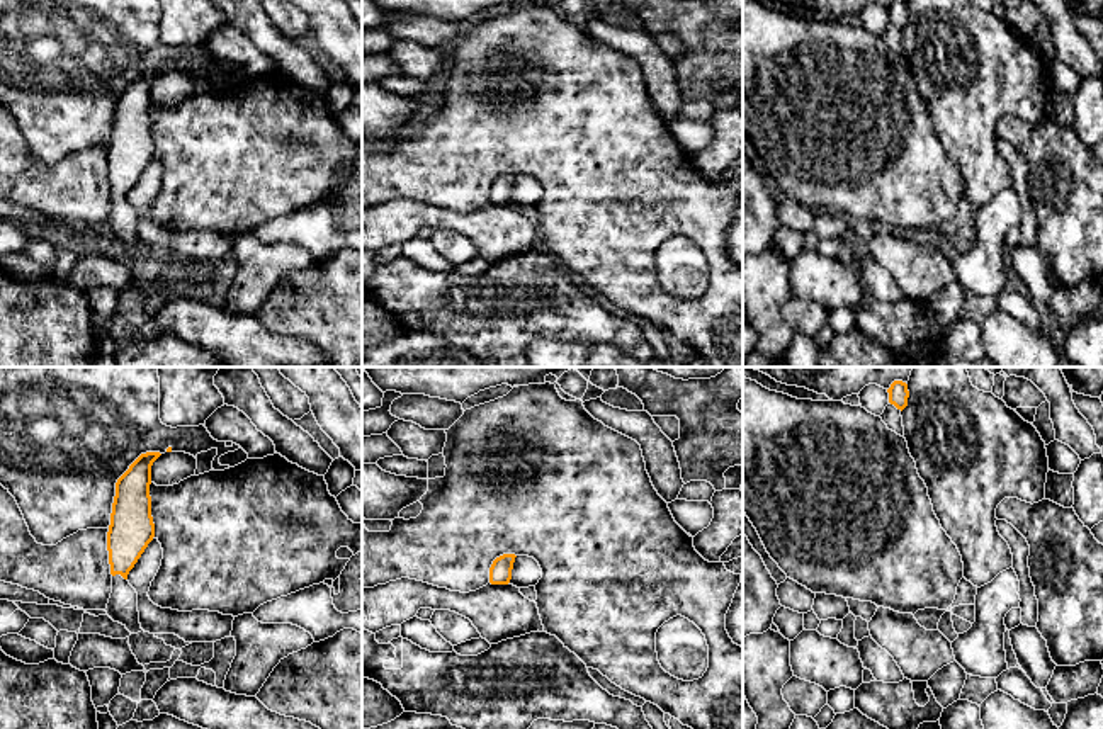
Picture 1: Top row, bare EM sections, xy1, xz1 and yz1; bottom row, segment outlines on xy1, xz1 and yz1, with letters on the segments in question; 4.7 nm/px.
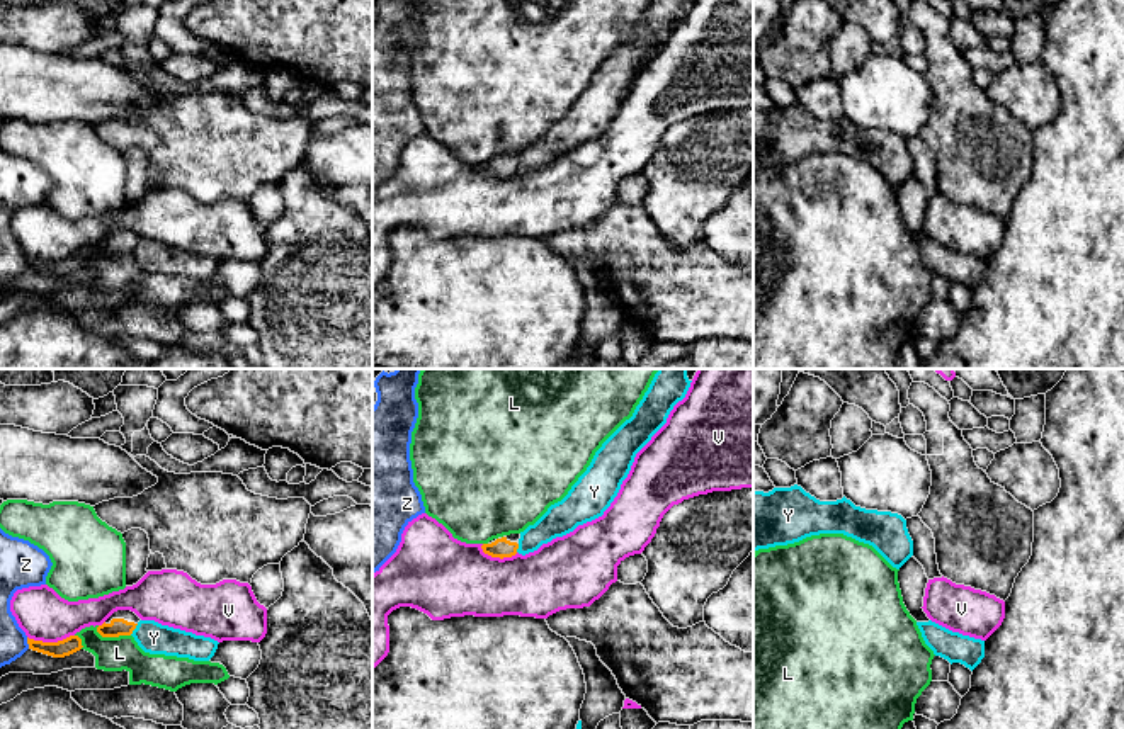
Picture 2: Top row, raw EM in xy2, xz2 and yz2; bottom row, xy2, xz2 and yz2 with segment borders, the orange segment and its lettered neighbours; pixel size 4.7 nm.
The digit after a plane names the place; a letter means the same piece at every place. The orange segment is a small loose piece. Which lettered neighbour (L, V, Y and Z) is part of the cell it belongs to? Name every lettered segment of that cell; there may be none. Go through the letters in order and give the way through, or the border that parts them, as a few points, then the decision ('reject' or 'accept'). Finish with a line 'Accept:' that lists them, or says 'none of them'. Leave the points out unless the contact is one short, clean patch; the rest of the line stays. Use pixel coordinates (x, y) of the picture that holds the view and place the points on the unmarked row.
L: along xy2 (96, 247), (102, 255), (130, 255) | reject
V: reject
Y: along xy2 (138, 243), (130, 254) | reject
Z: reject
Accept: none of them

